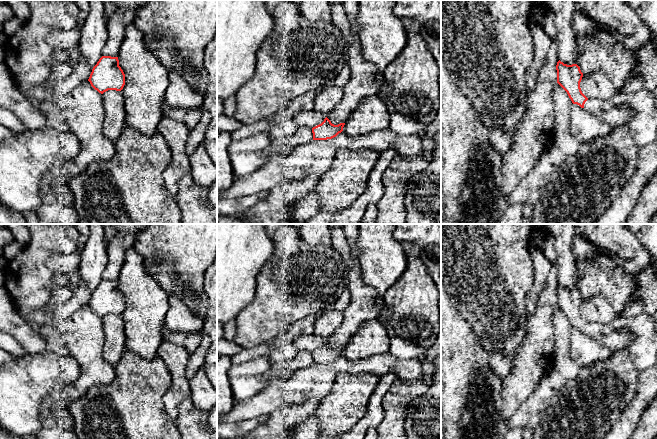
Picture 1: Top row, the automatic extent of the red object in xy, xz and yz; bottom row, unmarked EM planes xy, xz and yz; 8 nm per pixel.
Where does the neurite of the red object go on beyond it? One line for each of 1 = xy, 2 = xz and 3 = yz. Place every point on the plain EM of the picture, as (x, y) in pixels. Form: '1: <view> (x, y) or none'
1: none
2: none
3: yz (642, 348)

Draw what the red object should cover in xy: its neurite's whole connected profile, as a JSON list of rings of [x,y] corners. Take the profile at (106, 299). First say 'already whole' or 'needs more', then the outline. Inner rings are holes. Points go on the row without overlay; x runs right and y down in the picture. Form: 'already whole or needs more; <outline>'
already whole; [[[102,280],[88,305],[101,318],[108,314],[121,315],[125,309],[125,298],[119,290],[118,281]]]

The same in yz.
needs more; [[[560,284],[556,289],[557,307],[567,316],[573,328],[579,329],[587,336],[599,341],[612,351],[626,348],[639,371],[654,366],[657,362],[657,332],[653,315],[641,314],[632,318],[617,317],[609,325],[599,323],[588,323],[581,315],[580,306],[583,297],[577,288],[567,289]]]

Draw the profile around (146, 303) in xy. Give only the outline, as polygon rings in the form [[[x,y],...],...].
[[[134,247],[126,251],[117,281],[125,298],[121,316],[126,348],[142,359],[152,360],[164,340],[162,330],[169,309],[169,296],[148,274],[144,258]]]

